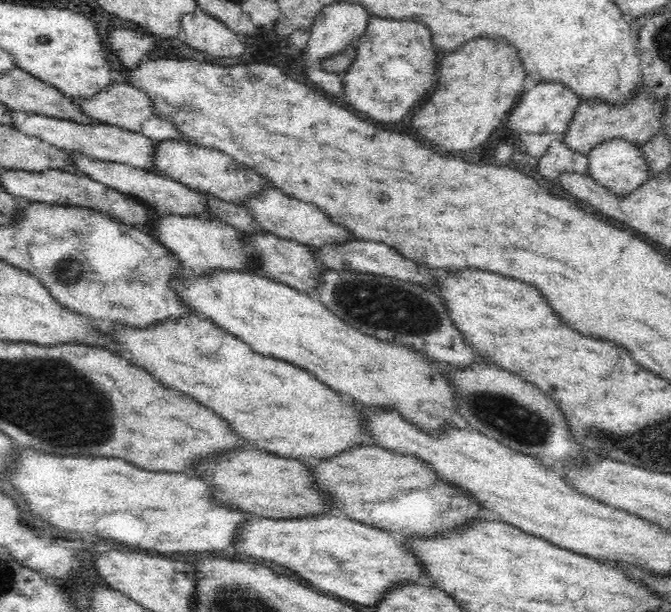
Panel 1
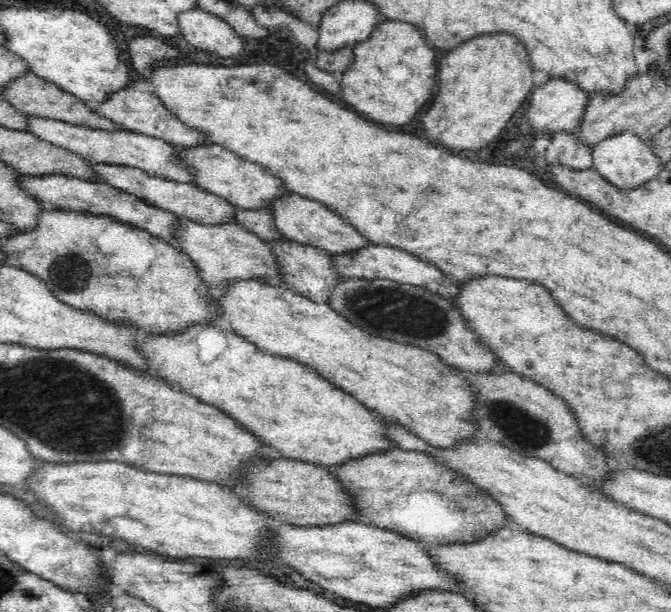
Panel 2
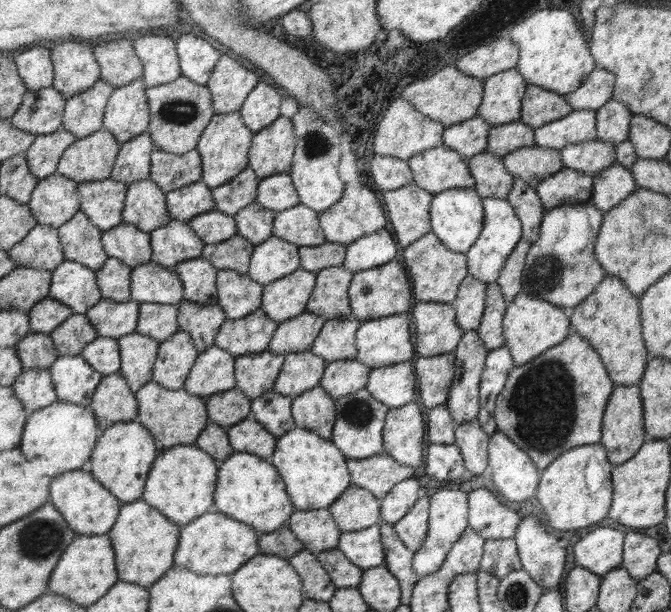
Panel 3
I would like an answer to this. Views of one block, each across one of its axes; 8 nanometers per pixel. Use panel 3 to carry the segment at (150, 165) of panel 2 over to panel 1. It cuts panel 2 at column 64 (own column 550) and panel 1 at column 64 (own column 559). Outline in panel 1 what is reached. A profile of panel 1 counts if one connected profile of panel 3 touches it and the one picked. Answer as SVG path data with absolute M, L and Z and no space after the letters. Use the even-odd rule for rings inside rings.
M9 109L13 116L12 126L24 134L35 136L64 150L84 154L91 159L106 162L119 162L133 167L153 170L153 154L156 153L156 141L143 134L136 134L125 128L104 123L82 123L67 120L66 118L54 118L34 112L17 111Z

